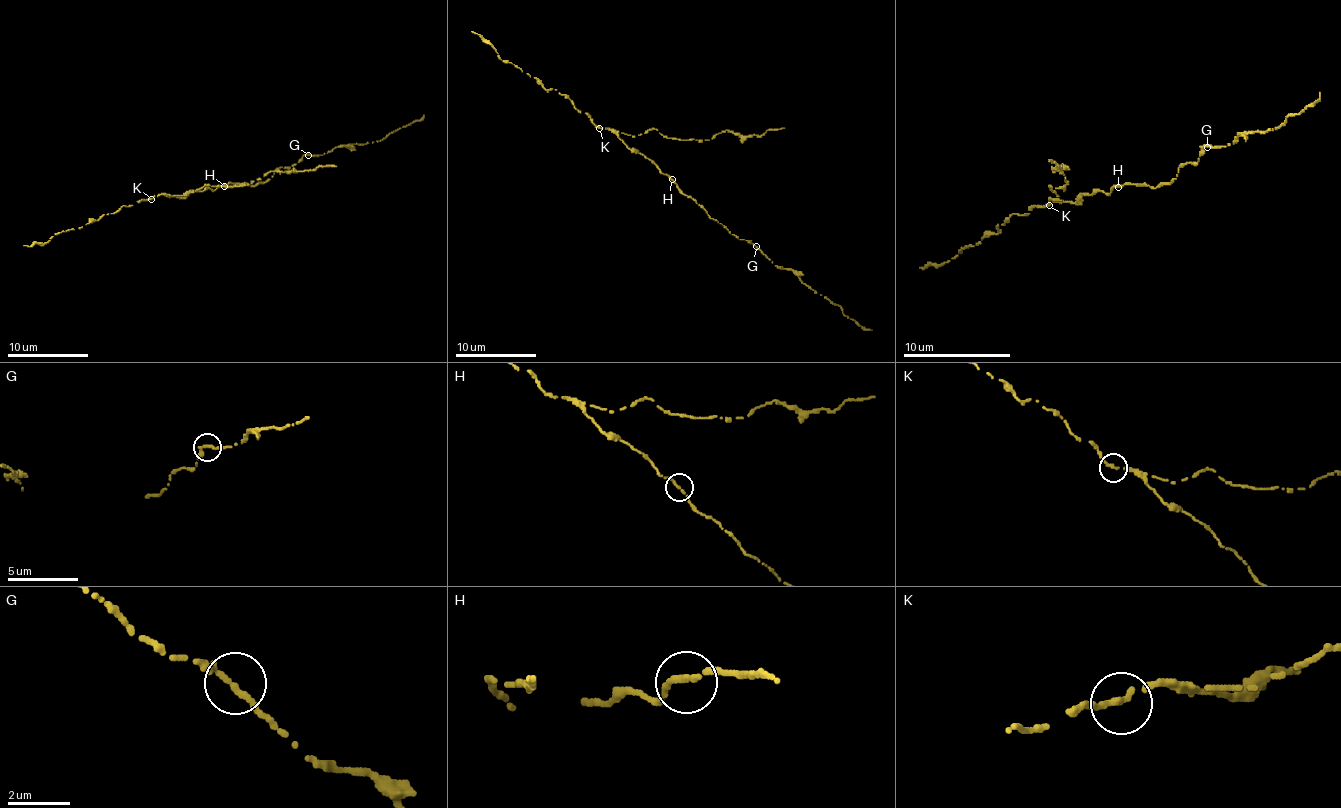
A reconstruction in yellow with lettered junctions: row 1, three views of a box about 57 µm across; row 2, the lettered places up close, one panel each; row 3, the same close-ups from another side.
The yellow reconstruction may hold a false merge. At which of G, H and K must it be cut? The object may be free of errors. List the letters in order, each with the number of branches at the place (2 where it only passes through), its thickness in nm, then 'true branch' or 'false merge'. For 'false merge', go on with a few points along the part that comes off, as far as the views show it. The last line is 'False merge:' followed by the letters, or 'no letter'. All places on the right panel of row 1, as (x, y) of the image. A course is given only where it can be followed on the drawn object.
G: branches 2; calibre 200 nm; true branch
H: branches 2; calibre 200 nm; true branch
K: branches 2; calibre 200 nm; false merge; course (1048, 206), (1051, 198), (1059, 201), (1051, 187), (1064, 187), (1064, 174), (1051, 168), (1059, 166), (1048, 160)
False merge: K

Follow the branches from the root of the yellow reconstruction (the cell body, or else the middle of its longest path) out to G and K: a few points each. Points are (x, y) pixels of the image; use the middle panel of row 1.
G: (672, 179), (714, 220), (740, 240), (748, 240), (756, 246)
K: (672, 179), (650, 159), (630, 149), (610, 129), (600, 127)

